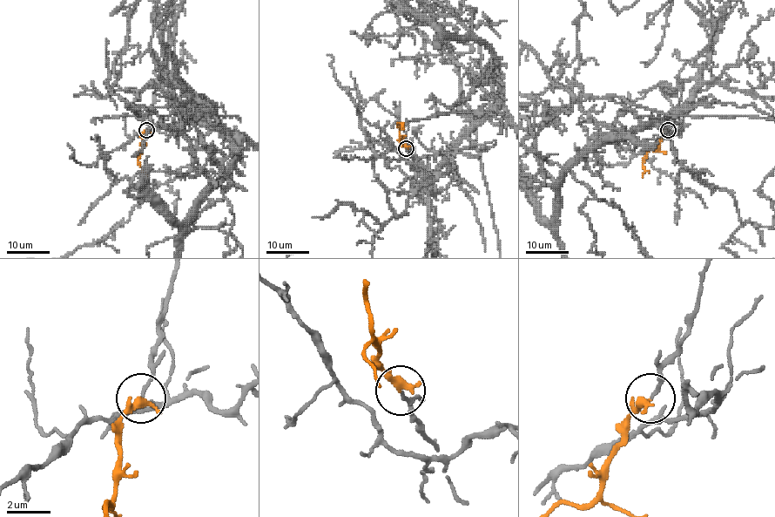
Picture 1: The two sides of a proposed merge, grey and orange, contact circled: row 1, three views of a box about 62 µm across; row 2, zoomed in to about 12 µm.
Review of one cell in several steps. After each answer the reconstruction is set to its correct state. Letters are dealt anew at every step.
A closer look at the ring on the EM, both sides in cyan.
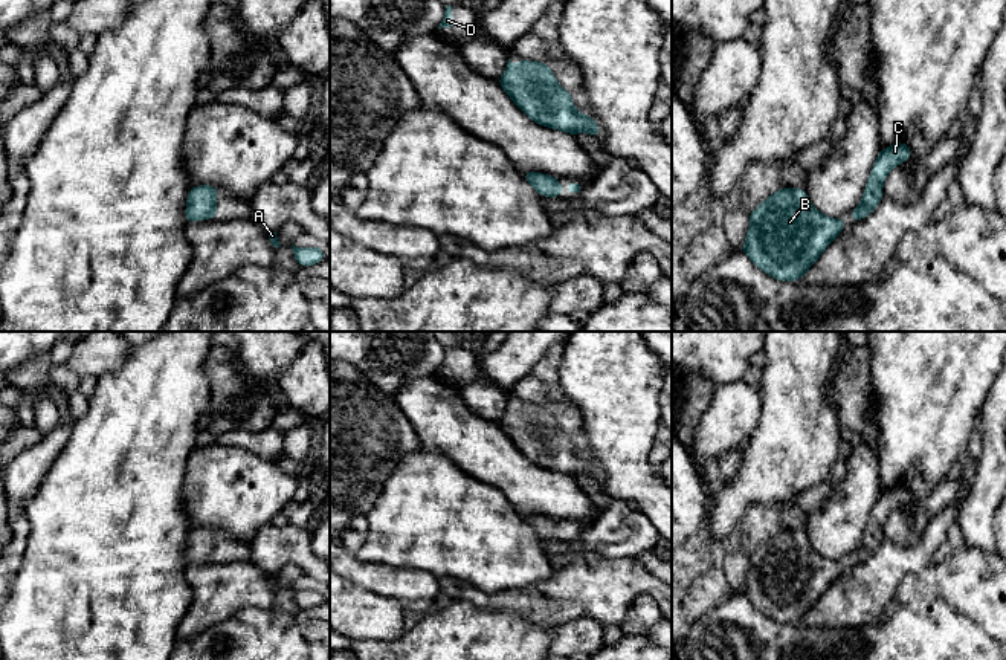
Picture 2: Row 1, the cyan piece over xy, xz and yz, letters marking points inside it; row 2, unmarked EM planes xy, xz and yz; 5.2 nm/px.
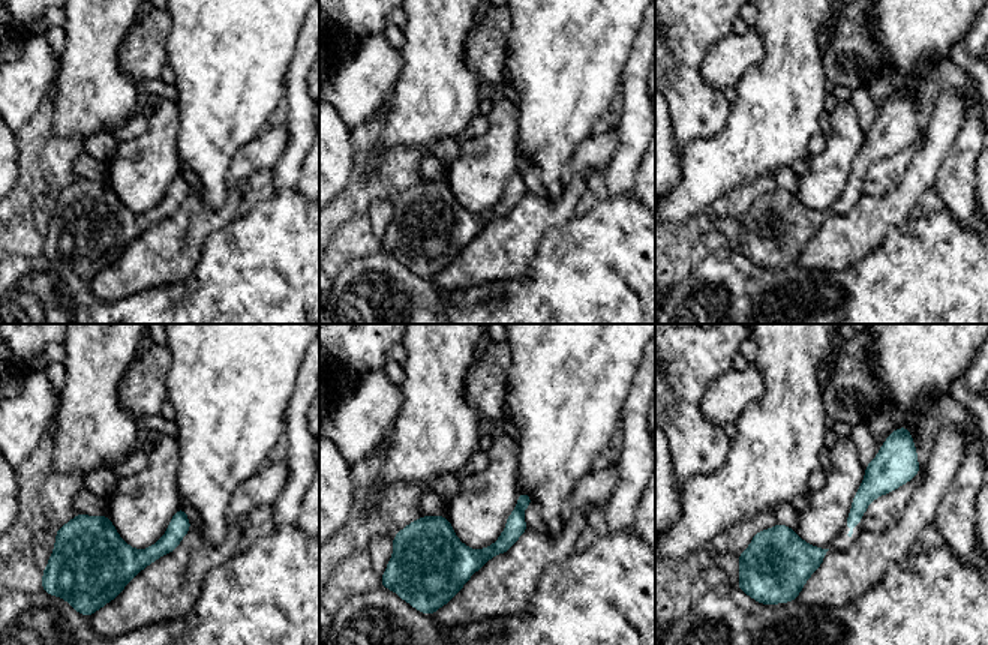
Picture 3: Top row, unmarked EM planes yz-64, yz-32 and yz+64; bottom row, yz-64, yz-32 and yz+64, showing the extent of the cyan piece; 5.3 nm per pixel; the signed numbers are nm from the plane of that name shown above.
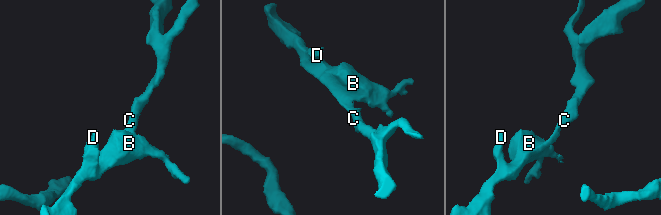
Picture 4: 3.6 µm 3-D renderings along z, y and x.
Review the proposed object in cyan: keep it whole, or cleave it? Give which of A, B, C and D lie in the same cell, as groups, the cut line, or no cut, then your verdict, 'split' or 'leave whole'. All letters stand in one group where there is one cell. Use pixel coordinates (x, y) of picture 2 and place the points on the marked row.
groups A B C D; cut none; leave whole

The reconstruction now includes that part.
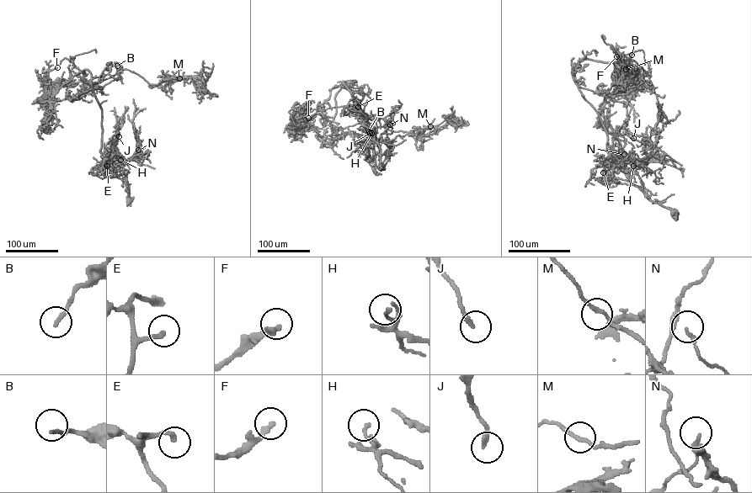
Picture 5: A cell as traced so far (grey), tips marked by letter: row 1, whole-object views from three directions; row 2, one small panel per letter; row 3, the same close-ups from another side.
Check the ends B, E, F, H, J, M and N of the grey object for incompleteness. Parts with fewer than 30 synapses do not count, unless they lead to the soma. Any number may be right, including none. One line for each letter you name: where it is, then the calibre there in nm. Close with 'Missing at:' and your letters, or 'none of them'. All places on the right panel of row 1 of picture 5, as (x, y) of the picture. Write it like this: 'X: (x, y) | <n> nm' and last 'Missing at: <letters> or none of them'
Missing at: none of them

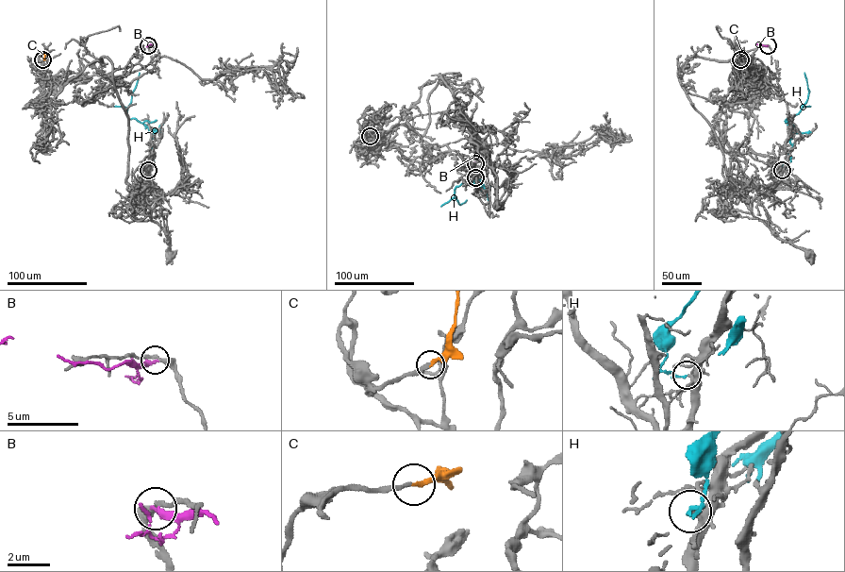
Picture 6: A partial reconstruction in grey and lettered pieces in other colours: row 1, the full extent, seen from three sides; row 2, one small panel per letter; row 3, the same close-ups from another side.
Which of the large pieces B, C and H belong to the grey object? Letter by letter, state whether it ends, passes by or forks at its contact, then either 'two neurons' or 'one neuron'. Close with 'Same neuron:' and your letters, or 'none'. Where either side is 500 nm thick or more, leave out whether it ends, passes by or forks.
B: it ends; two neurons
C: it ends; two neurons
H: it ends; two neurons
Same neuron: none

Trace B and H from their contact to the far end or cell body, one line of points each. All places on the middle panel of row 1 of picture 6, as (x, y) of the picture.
B: (475, 163), (477, 152)
H: (475, 177), (480, 180), (478, 188), (478, 185), (464, 181), (455, 190), (454, 197), (458, 204), (466, 200)

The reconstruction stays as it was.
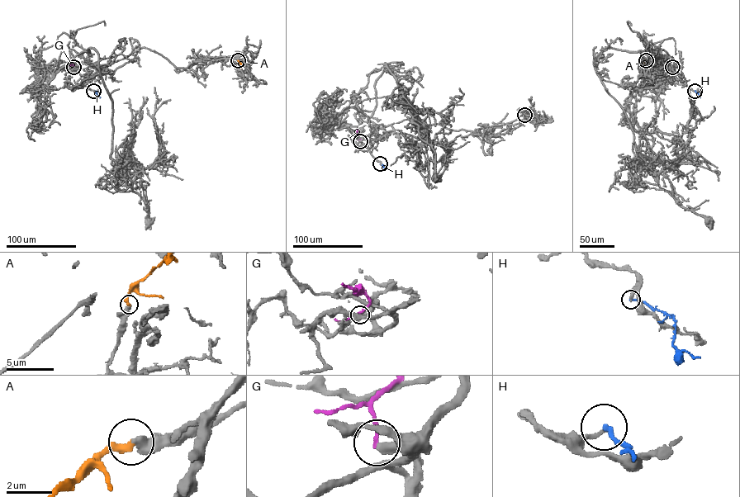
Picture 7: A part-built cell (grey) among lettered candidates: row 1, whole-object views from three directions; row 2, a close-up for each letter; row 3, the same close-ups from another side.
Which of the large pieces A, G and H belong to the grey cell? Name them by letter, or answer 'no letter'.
A

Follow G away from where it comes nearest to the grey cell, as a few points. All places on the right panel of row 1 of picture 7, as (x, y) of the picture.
G: (672, 67), (666, 63), (662, 67)

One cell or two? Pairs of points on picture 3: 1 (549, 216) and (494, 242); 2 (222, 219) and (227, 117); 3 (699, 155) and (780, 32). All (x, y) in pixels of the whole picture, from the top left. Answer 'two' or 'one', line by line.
1: one
2: two
3: one

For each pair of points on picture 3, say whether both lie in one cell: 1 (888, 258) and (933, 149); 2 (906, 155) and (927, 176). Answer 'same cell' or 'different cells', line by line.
1: different cells
2: different cells

